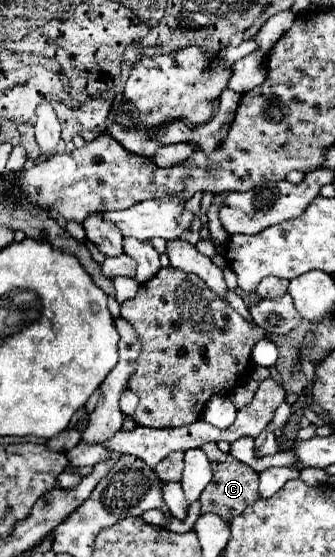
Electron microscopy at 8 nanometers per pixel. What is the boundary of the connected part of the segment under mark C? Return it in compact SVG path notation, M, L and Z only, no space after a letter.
M207 442L201 448L205 450L205 454L211 462L211 468L213 468L213 482L201 492L201 514L213 512L213 514L221 516L221 520L231 522L231 518L239 516L249 504L255 504L261 498L259 474L251 466L233 458L229 452L221 452L215 442Z

